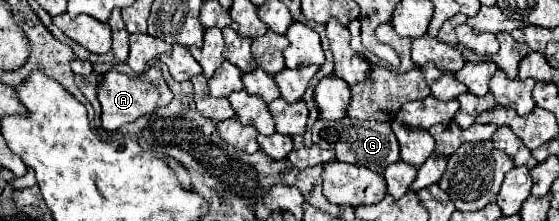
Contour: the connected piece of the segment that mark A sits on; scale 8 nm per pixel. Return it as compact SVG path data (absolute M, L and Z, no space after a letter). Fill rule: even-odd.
M152 66L142 76L136 76L136 78L130 78L126 74L112 70L102 78L102 82L98 86L98 100L102 104L102 128L112 132L128 122L134 122L146 114L152 114L158 106L170 104L172 92L170 92L168 84L164 82L162 70L158 66Z

